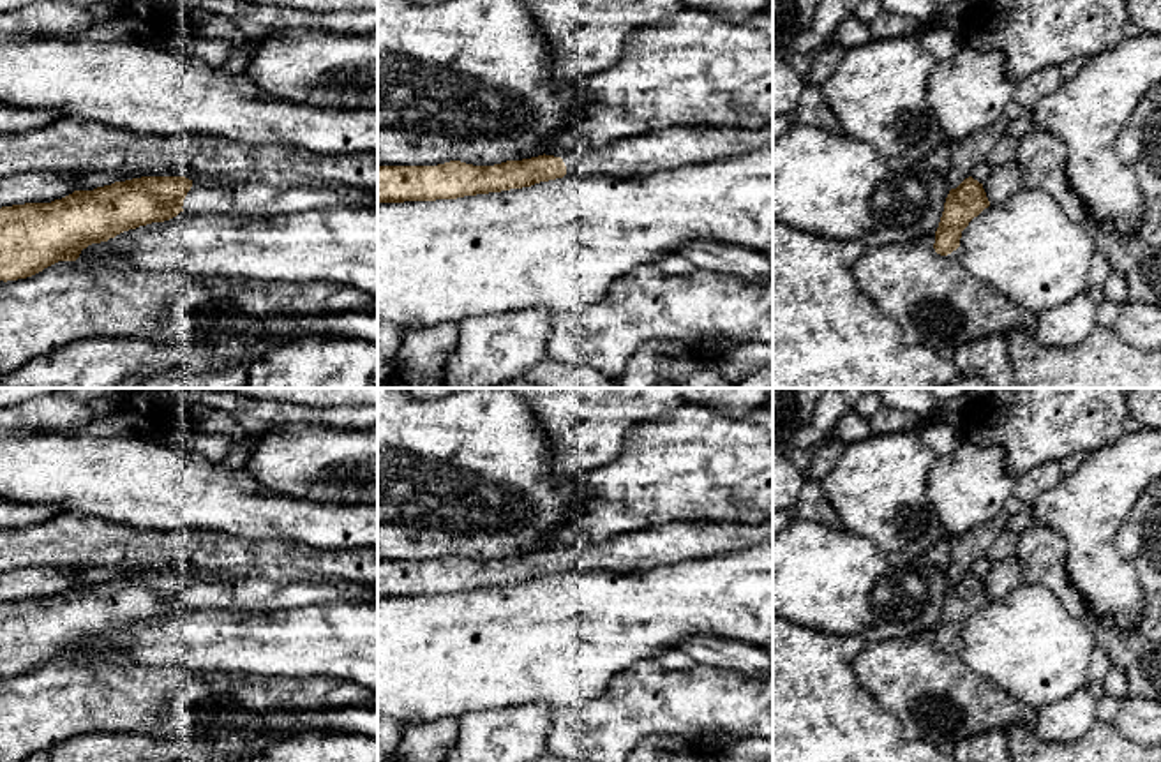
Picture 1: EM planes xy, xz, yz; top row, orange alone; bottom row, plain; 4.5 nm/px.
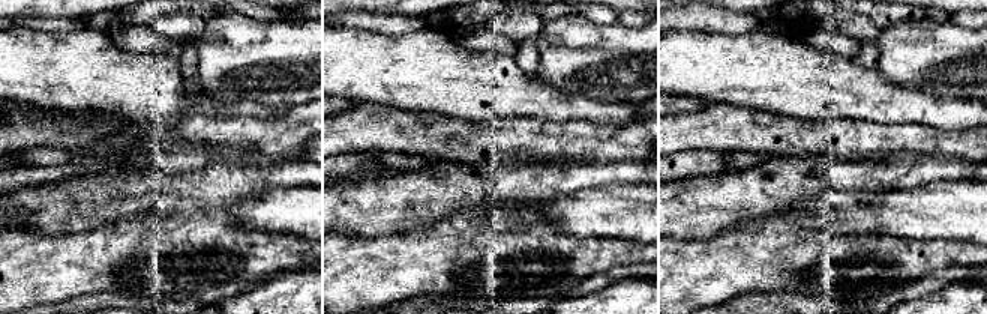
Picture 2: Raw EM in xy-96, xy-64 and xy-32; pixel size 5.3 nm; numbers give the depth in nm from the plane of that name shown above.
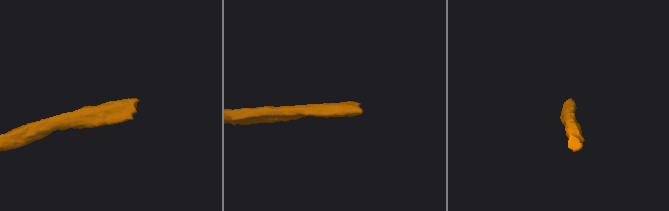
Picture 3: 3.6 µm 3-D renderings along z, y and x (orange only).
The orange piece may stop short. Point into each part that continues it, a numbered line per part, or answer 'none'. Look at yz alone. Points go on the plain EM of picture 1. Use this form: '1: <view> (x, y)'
none

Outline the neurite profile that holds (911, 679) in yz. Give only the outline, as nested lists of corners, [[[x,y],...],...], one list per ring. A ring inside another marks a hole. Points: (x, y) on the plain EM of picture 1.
[[[918,635],[903,640],[870,642],[856,656],[852,669],[859,684],[896,718],[907,741],[923,739],[940,748],[955,746],[986,730],[1007,730],[1013,725],[1036,728],[1036,709],[969,670],[960,658],[958,644],[948,651],[937,651],[933,639]]]

